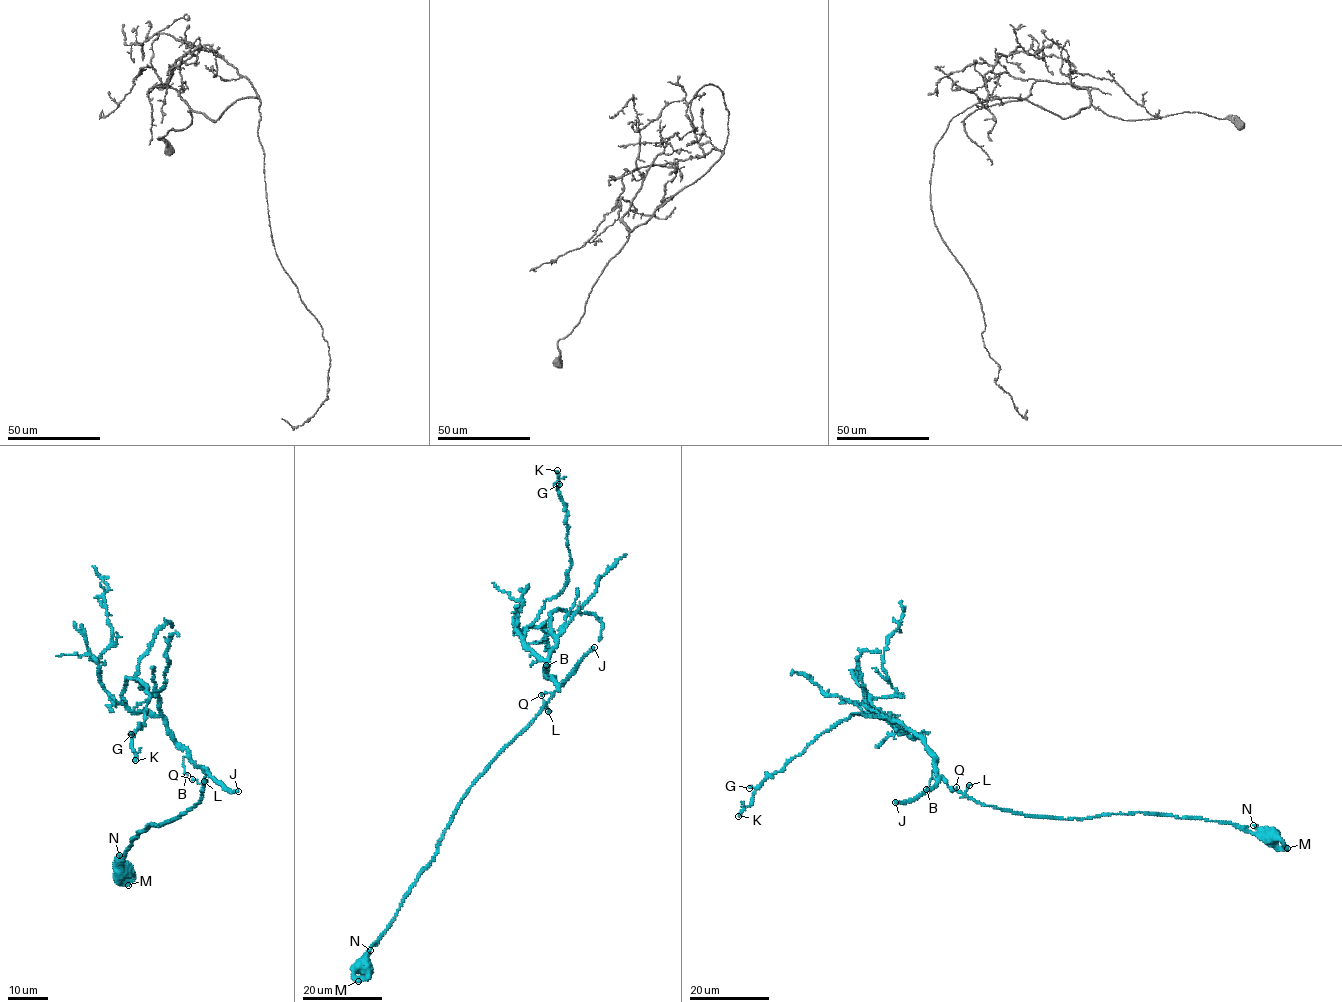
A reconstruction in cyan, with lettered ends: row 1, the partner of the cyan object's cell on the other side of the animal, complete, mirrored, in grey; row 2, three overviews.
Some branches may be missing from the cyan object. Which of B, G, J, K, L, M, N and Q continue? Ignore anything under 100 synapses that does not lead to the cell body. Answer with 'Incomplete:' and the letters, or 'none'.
Incomplete: J

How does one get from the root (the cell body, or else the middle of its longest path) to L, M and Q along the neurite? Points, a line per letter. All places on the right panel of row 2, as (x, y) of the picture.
L: (1269, 835), (1228, 823), (1143, 813), (1082, 819), (1025, 816), (970, 798), (964, 793), (969, 785)
M: (1269, 835), (1265, 835), (1270, 839), (1278, 839), (1287, 848)
Q: (1269, 835), (1228, 823), (1143, 813), (1082, 819), (1025, 816), (984, 806), (951, 791), (956, 787)

